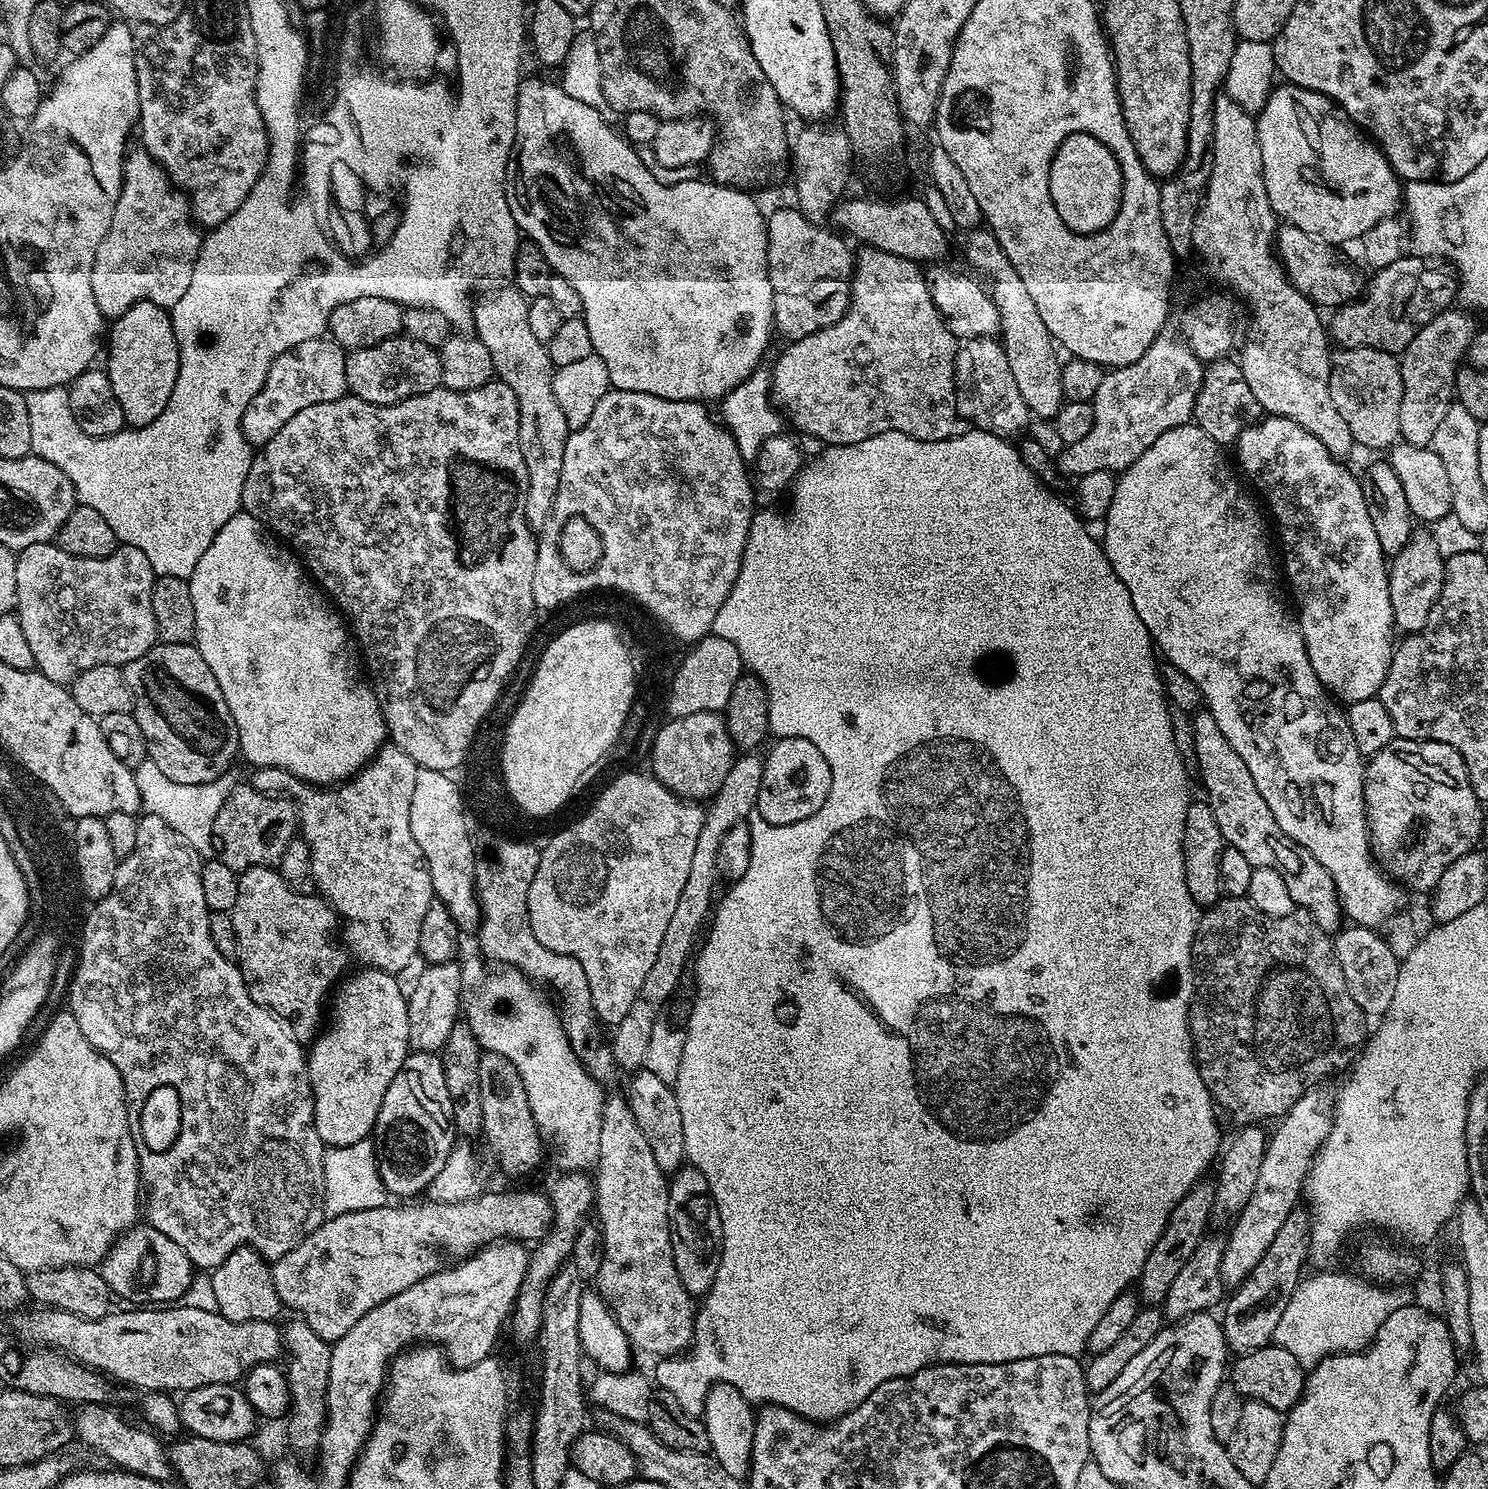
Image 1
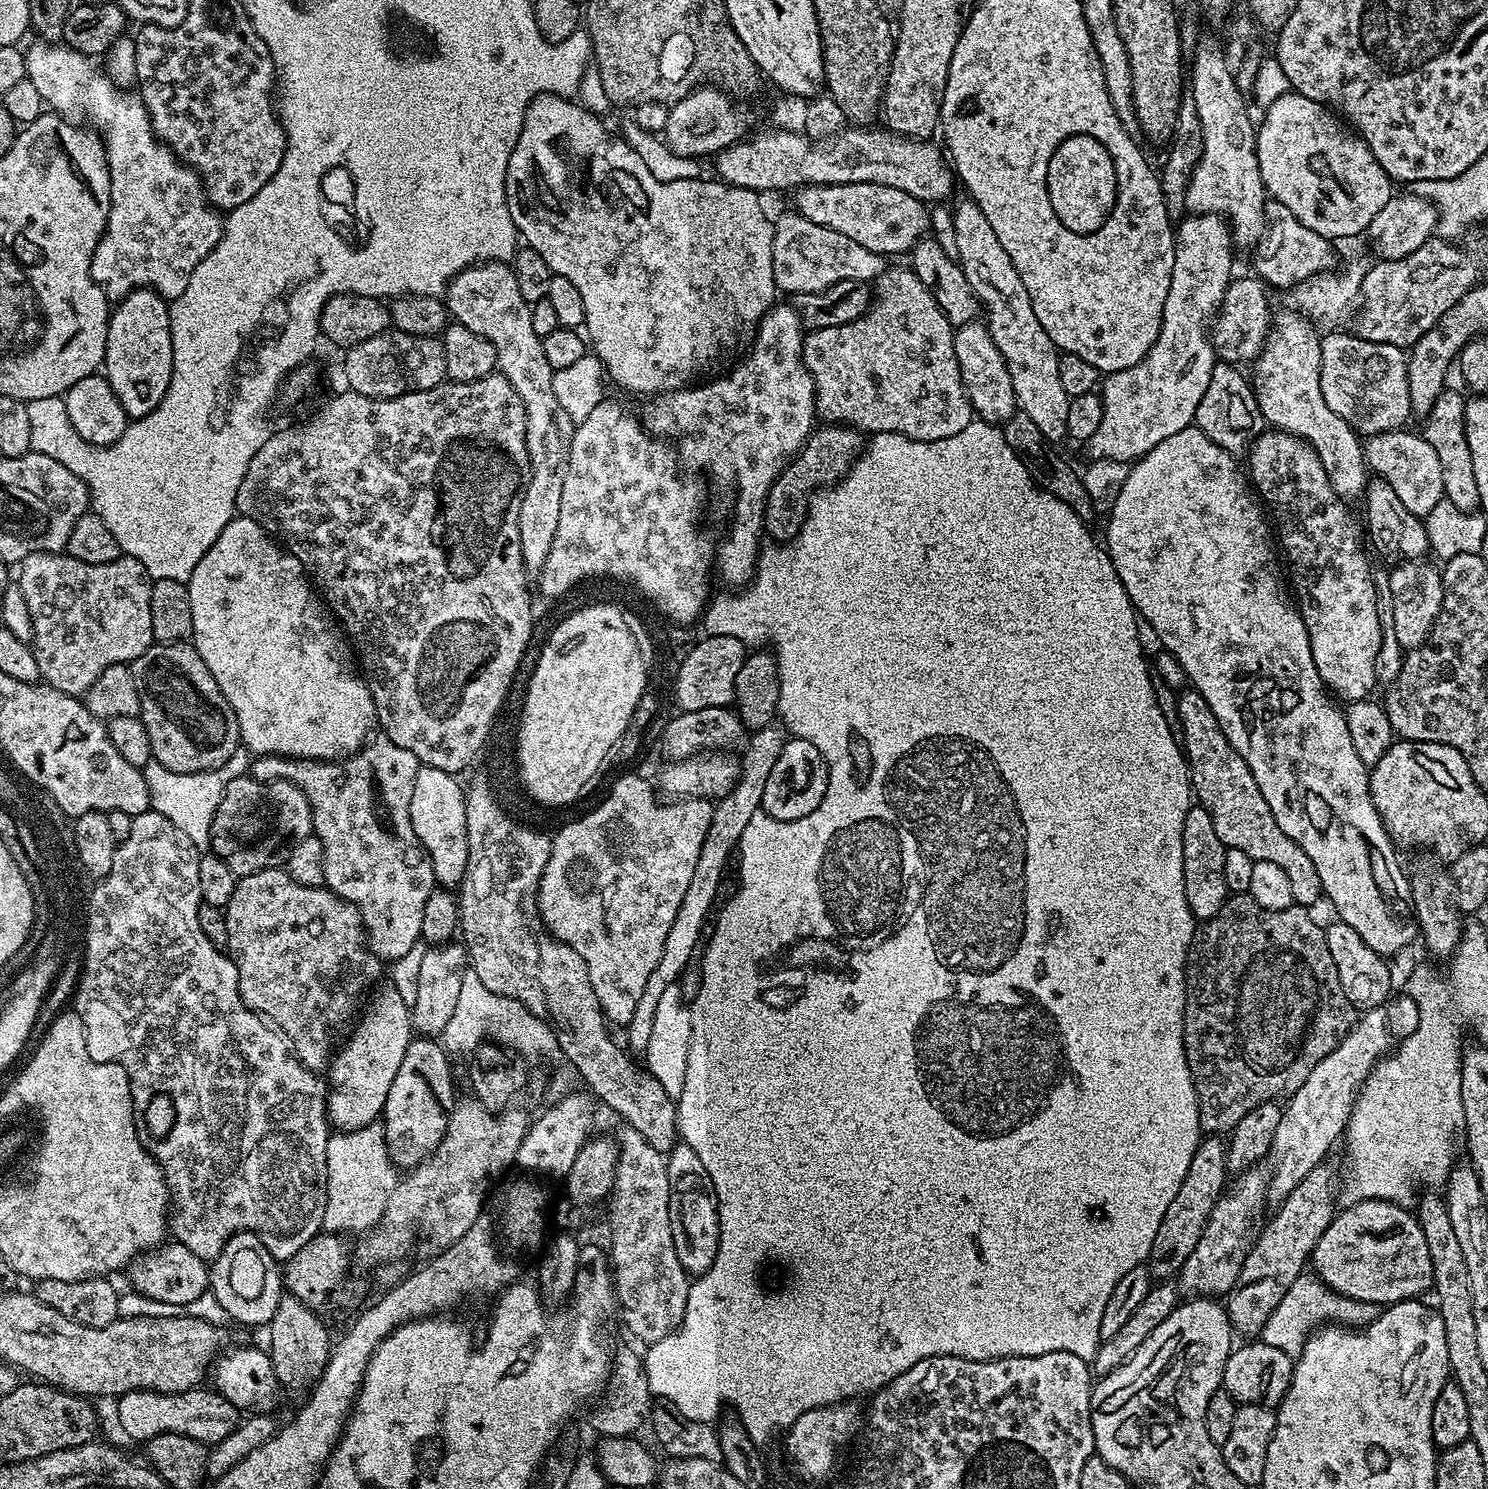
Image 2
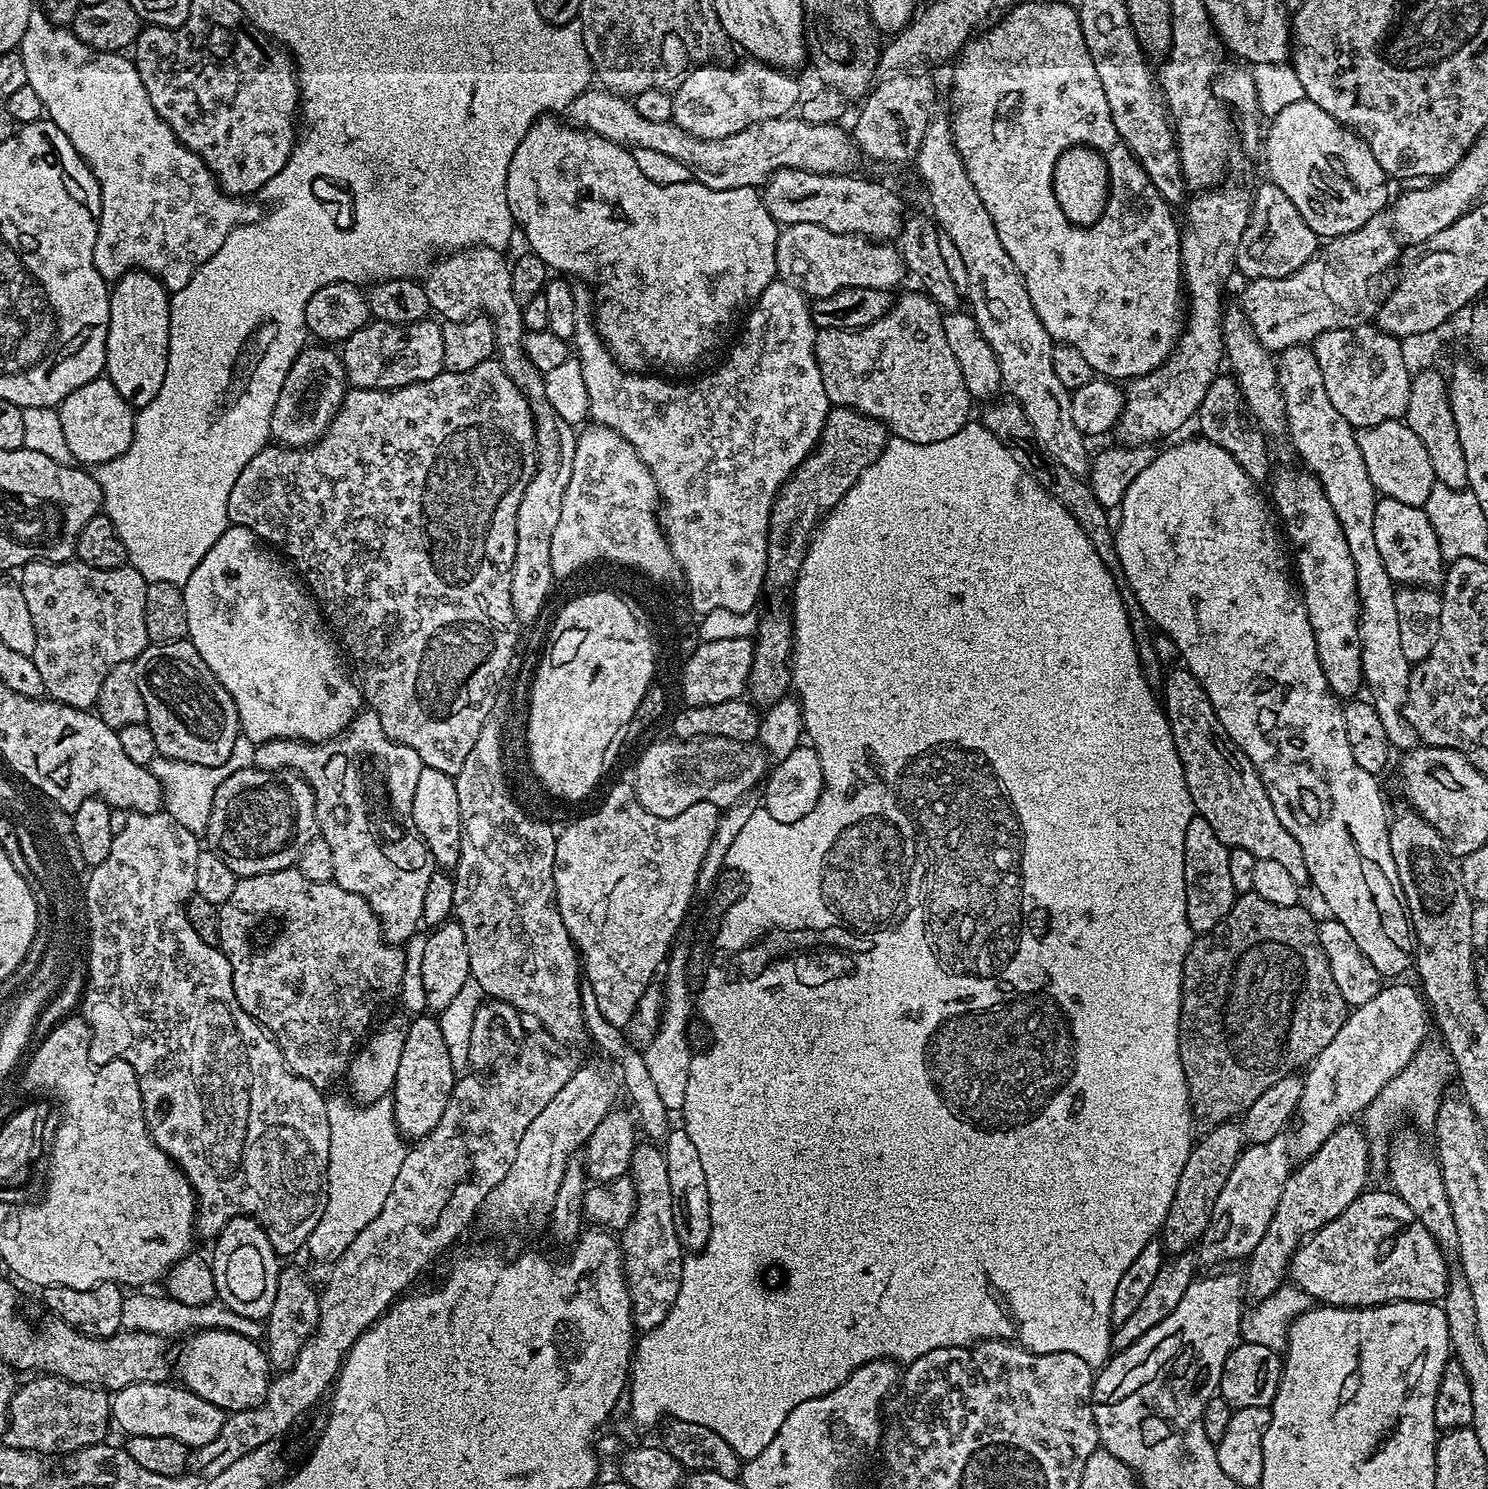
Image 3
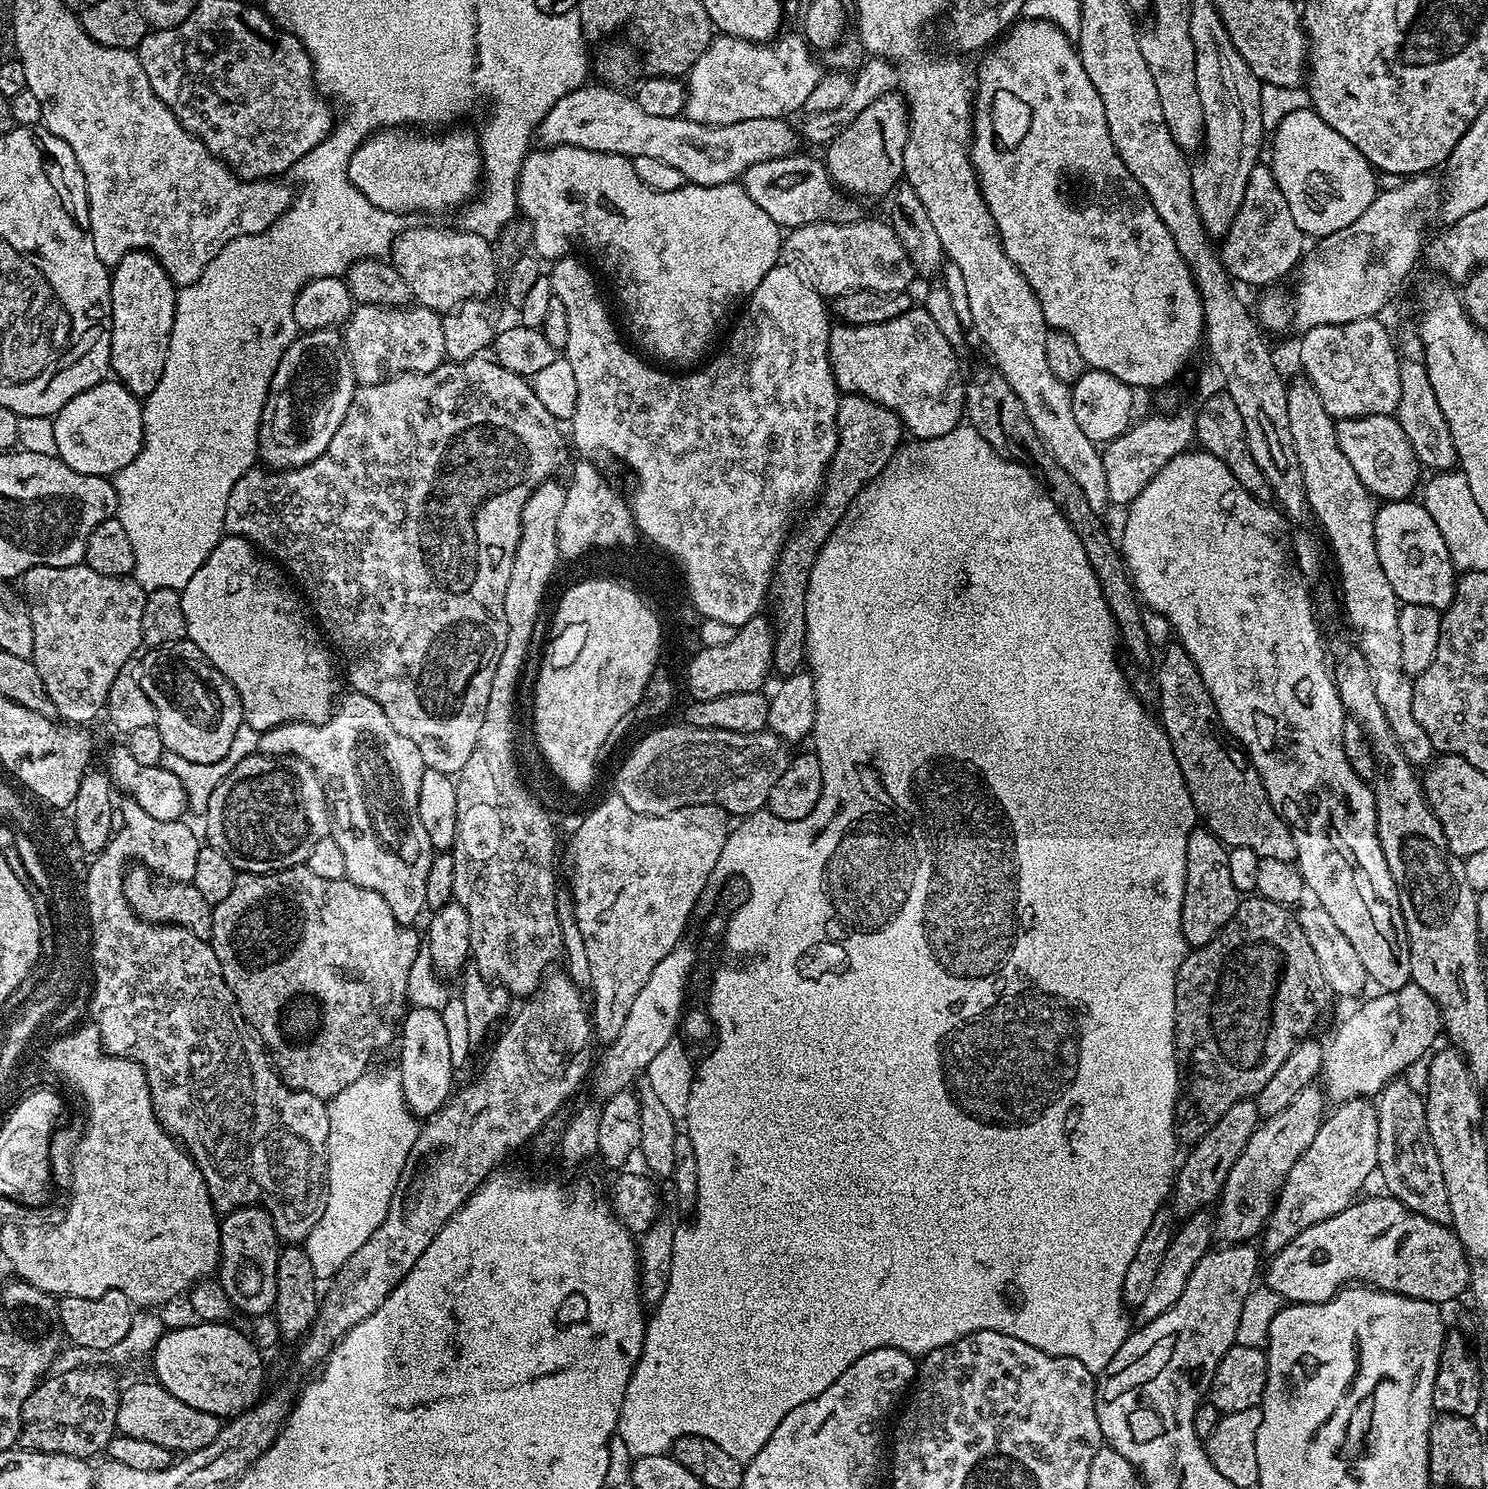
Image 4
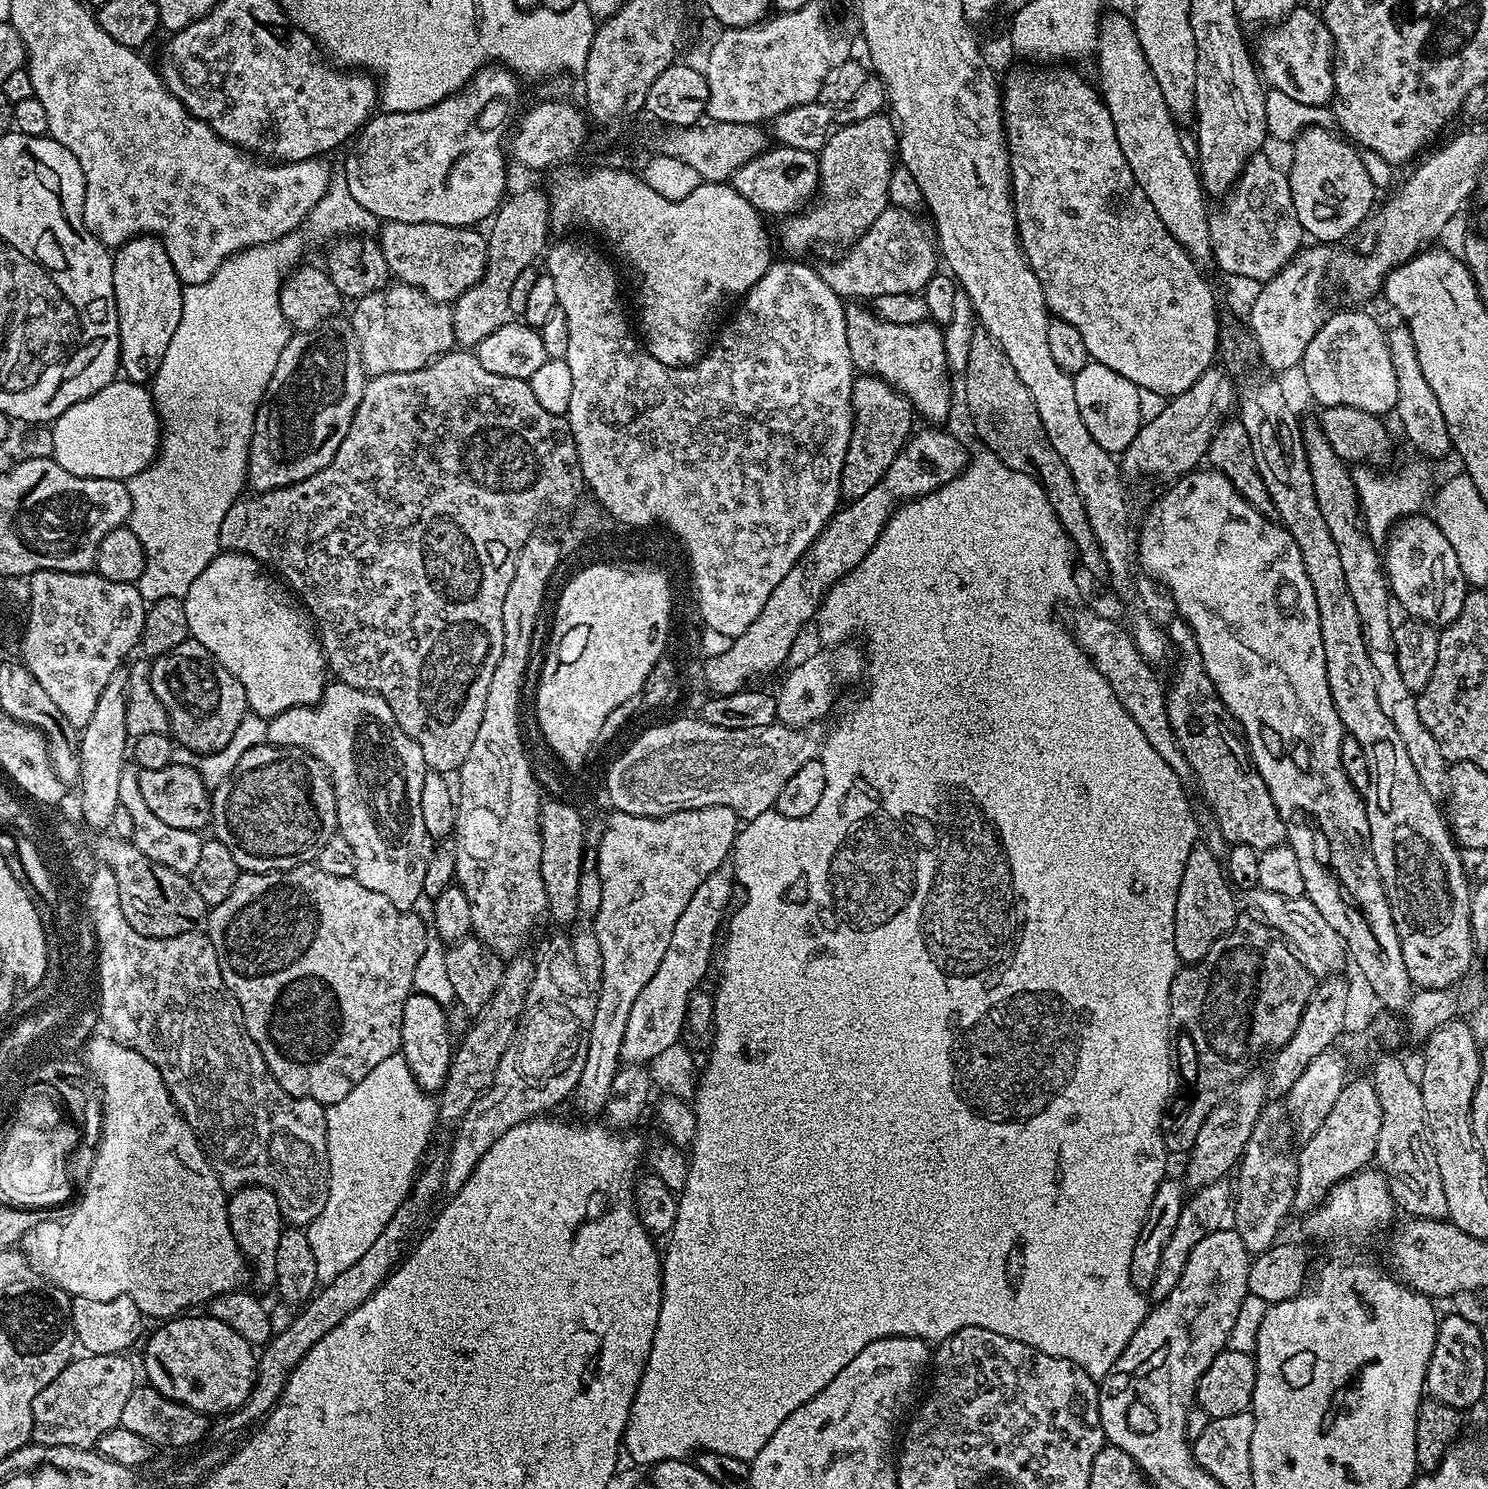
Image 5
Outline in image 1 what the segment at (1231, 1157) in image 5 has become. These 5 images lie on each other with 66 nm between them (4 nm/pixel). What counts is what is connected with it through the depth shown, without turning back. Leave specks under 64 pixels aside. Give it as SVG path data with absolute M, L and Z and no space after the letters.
M1201 1182L1178 1202L1171 1216L1168 1217L1166 1230L1162 1232L1162 1238L1154 1242L1154 1250L1150 1250L1150 1258L1146 1258L1146 1266L1142 1266L1138 1281L1138 1295L1145 1305L1163 1305L1174 1278L1186 1266L1186 1262L1198 1250L1201 1240L1205 1239L1206 1231L1212 1218L1212 1204L1216 1200L1216 1190L1211 1183Z

